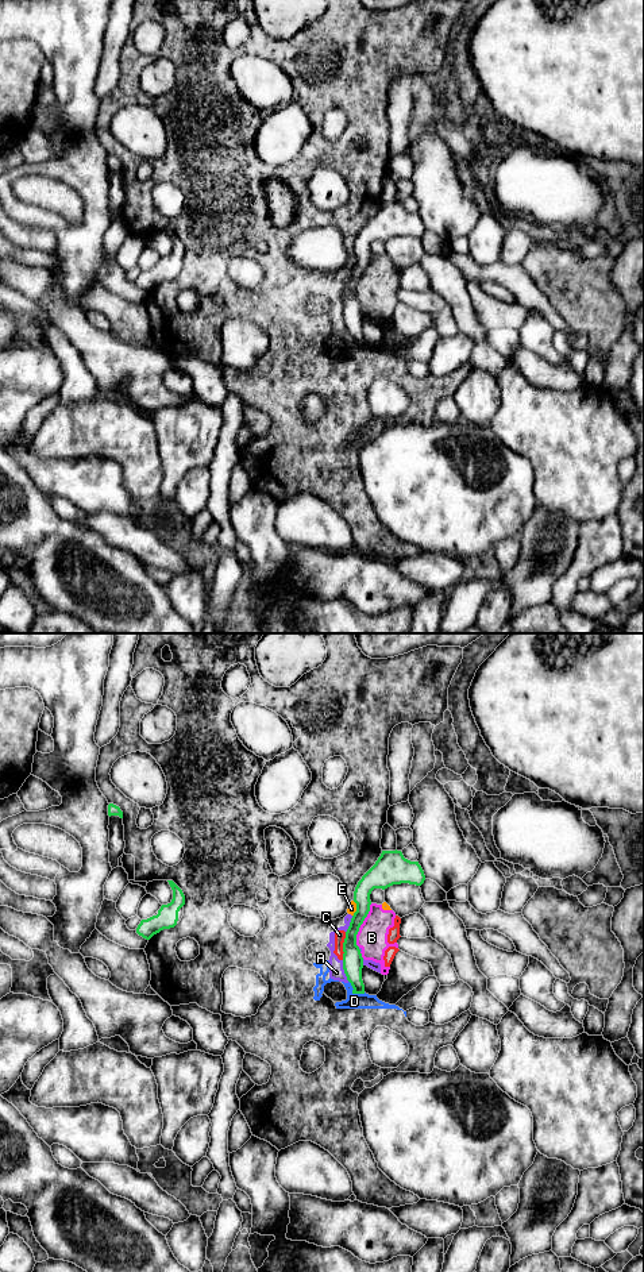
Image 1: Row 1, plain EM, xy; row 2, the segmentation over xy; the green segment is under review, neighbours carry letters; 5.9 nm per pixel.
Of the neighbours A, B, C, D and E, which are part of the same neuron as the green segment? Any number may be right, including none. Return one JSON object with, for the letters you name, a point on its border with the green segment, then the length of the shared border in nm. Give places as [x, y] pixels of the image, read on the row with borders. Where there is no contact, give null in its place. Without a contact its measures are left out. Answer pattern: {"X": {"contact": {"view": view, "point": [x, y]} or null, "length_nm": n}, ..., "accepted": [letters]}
{"accepted": []}

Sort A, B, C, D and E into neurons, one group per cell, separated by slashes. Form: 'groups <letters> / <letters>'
groups A B C D E

